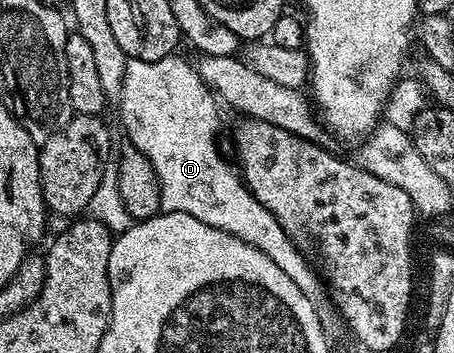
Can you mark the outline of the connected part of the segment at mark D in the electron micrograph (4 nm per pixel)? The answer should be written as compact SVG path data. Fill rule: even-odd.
M173 54L160 61L129 60L126 64L126 71L122 75L122 92L116 97L118 111L122 114L122 127L126 130L126 139L140 153L146 155L148 161L151 162L152 169L155 170L162 190L161 210L188 213L196 217L196 221L204 221L204 225L212 225L216 229L240 237L240 241L272 257L272 262L280 265L280 269L284 269L284 273L288 273L292 281L306 279L306 275L315 272L312 263L302 259L301 253L298 252L301 250L294 240L289 235L282 234L280 221L276 221L273 213L264 209L260 201L256 201L256 197L246 187L241 174L233 166L230 168L218 152L219 104L216 102L214 92L198 76L197 66L185 63L184 60L178 58L177 54Z

